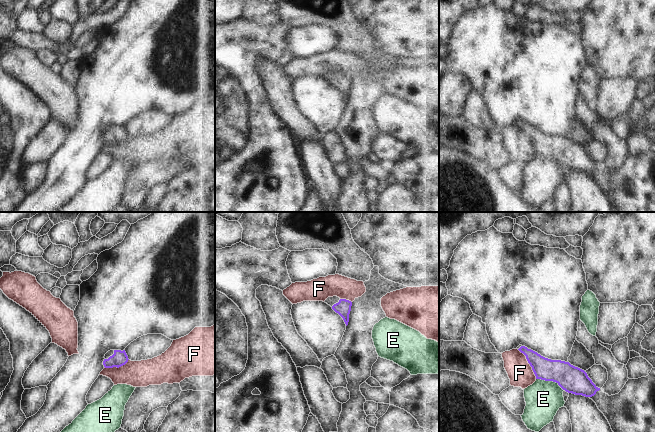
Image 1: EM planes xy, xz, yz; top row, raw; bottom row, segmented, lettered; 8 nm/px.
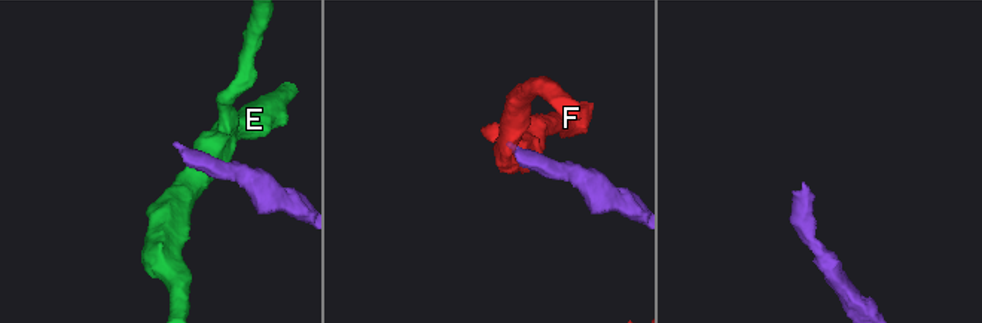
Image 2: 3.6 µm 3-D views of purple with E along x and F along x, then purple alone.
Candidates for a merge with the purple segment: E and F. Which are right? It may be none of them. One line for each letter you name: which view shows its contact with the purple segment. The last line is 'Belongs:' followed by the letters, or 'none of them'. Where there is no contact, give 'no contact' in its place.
Belongs: none of them

